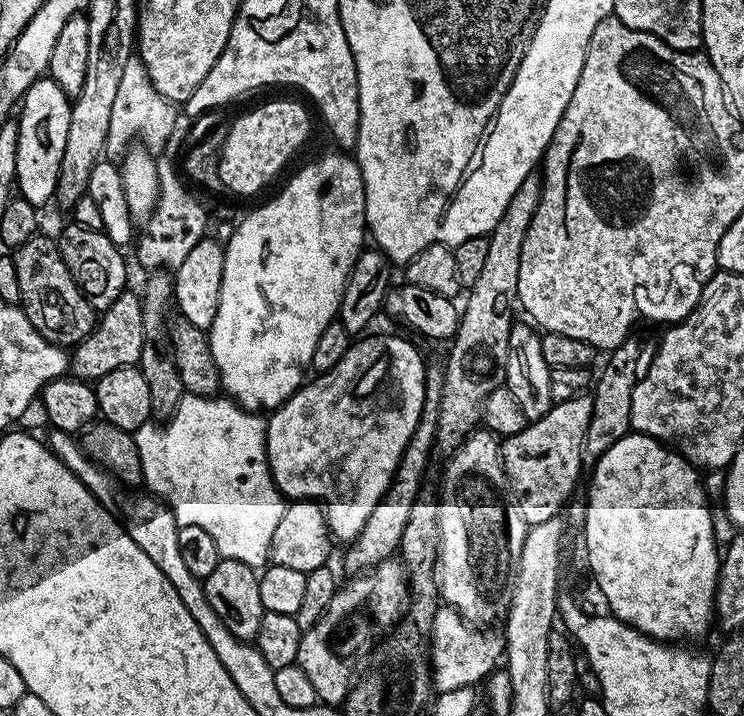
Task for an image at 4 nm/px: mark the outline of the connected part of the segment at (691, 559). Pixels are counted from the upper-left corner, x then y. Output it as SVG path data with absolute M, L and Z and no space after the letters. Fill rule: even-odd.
M633 431L624 436L622 442L614 442L603 449L600 461L592 472L592 485L588 488L588 508L583 509L584 522L584 548L588 551L588 564L596 575L596 584L608 603L607 611L622 623L629 624L641 634L651 636L653 640L663 642L680 642L683 636L700 636L714 624L714 598L716 597L716 583L720 577L720 561L722 559L721 549L718 547L715 538L712 518L713 509L707 508L710 499L706 491L705 481L700 481L701 473L695 464L679 456L677 452L661 444L653 436L644 436L641 432Z

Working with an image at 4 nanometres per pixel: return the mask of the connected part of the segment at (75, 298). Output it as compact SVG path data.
M45 234L30 237L22 246L12 253L14 271L18 274L18 286L22 289L19 307L24 309L26 318L52 344L75 346L83 342L94 329L98 313L86 302L82 290L74 282L66 262L62 258L62 250L55 239Z

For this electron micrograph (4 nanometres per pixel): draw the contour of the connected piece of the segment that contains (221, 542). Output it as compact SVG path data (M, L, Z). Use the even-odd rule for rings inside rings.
M186 394L167 422L149 422L136 429L134 435L138 458L142 458L144 484L151 495L168 505L177 524L202 526L202 530L207 530L223 559L237 560L260 570L269 563L270 538L274 538L274 529L286 507L285 497L276 489L268 468L268 421L259 412L241 408L231 398L220 399Z

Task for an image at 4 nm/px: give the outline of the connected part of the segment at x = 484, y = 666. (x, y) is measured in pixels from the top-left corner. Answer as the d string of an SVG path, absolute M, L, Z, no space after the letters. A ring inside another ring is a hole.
M440 606L432 620L430 633L430 663L432 682L437 693L453 692L459 688L472 688L476 683L487 681L497 671L499 662L505 655L503 635L496 636L492 630L477 630L465 624L456 609Z

